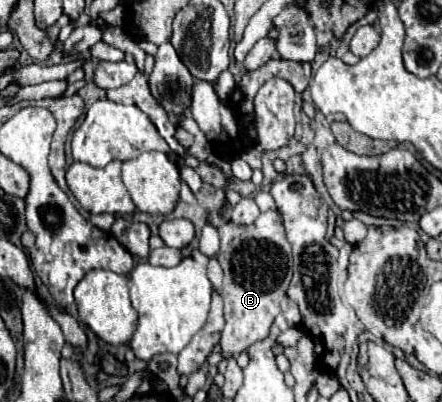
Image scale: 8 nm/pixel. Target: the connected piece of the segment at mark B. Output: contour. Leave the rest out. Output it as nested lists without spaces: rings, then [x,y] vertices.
[[[265,211],[251,225],[221,225],[221,251],[217,259],[223,267],[223,301],[225,329],[221,333],[221,351],[227,357],[243,353],[249,345],[267,339],[269,329],[279,313],[279,303],[291,281],[291,245],[285,237],[279,211]]]

